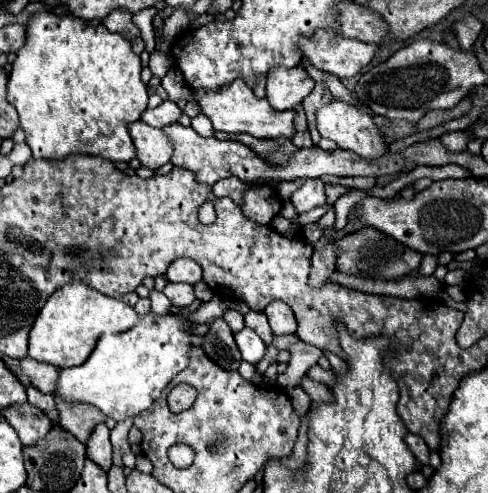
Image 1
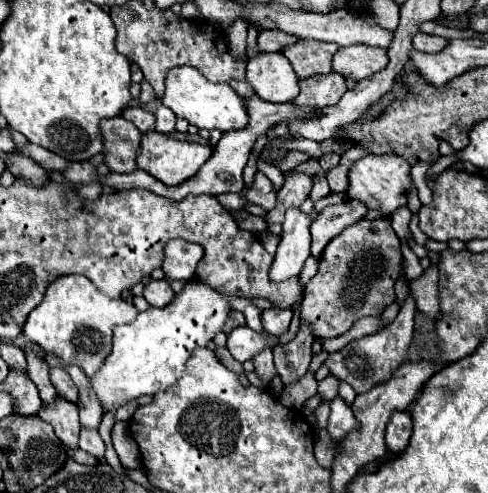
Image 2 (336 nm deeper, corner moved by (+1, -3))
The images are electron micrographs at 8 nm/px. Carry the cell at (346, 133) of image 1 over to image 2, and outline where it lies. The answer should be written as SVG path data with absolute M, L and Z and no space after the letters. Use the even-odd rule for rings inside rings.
M367 155L359 159L349 171L349 191L351 199L357 199L367 205L367 209L375 209L381 215L393 215L395 209L407 205L407 195L413 189L409 177L409 163L397 155Z

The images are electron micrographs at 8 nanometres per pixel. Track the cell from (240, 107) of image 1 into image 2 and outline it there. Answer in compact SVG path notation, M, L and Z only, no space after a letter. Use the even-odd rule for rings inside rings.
M175 67L165 77L165 93L161 103L177 117L187 119L191 125L199 129L243 129L247 127L247 109L245 101L227 85L227 83L209 83L197 69L193 67Z

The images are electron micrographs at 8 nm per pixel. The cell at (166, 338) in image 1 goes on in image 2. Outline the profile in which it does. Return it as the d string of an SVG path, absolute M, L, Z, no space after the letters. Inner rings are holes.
M191 279L169 305L161 309L149 307L139 313L133 323L117 325L113 331L113 351L99 369L99 375L91 377L99 401L107 407L107 411L111 411L119 409L129 399L155 395L171 387L183 373L193 349L205 347L223 331L229 311L231 305L227 295L211 289L207 283Z

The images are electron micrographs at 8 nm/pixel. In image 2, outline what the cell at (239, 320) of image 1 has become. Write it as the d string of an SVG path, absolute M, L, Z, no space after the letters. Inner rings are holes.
M231 311L229 317L227 317L227 323L225 323L223 331L225 331L225 333L231 333L231 329L235 329L235 327L239 327L239 325L245 325L245 317L243 317L243 313L239 313L239 311Z

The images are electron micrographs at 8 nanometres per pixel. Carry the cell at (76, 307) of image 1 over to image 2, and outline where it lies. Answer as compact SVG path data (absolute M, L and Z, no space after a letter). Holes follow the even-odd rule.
M63 275L47 287L43 301L27 317L23 333L45 353L53 353L65 363L75 363L89 377L93 377L111 353L113 327L131 323L137 313L139 311L135 309L135 305L123 299L111 299L109 295L101 293L87 277Z

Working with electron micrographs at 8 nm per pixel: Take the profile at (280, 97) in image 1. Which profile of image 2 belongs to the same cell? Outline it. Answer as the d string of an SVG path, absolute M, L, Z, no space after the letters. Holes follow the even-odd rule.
M259 53L255 57L249 57L247 61L247 81L255 89L255 93L271 103L287 103L299 95L299 77L295 75L291 63L283 53Z

